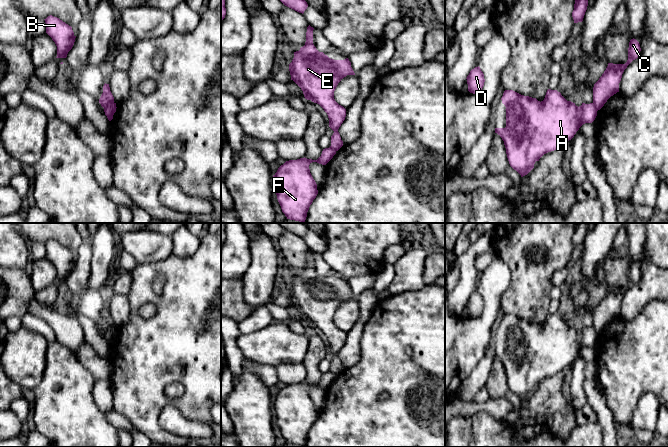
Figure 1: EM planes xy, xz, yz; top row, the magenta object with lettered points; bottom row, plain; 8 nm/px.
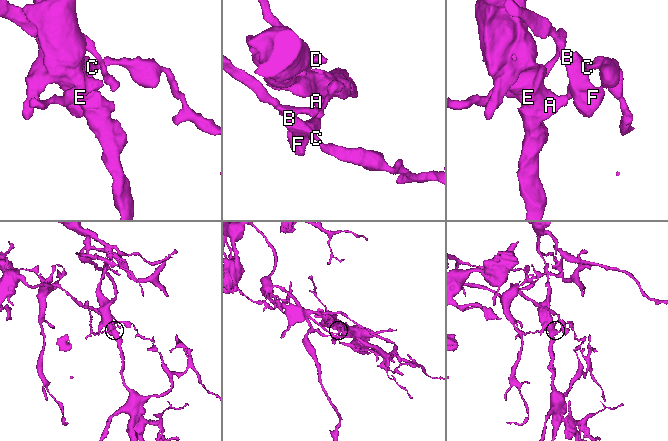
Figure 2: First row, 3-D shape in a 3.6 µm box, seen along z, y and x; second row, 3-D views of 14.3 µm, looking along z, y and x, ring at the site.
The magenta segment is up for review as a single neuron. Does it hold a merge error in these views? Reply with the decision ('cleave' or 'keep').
cleave

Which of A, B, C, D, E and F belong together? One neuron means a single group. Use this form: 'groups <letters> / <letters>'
groups A D E / B C F

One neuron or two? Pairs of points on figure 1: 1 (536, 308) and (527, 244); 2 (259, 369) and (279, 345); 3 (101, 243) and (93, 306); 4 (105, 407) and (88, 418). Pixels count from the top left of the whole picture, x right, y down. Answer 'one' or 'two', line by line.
1: one
2: two
3: two
4: two

